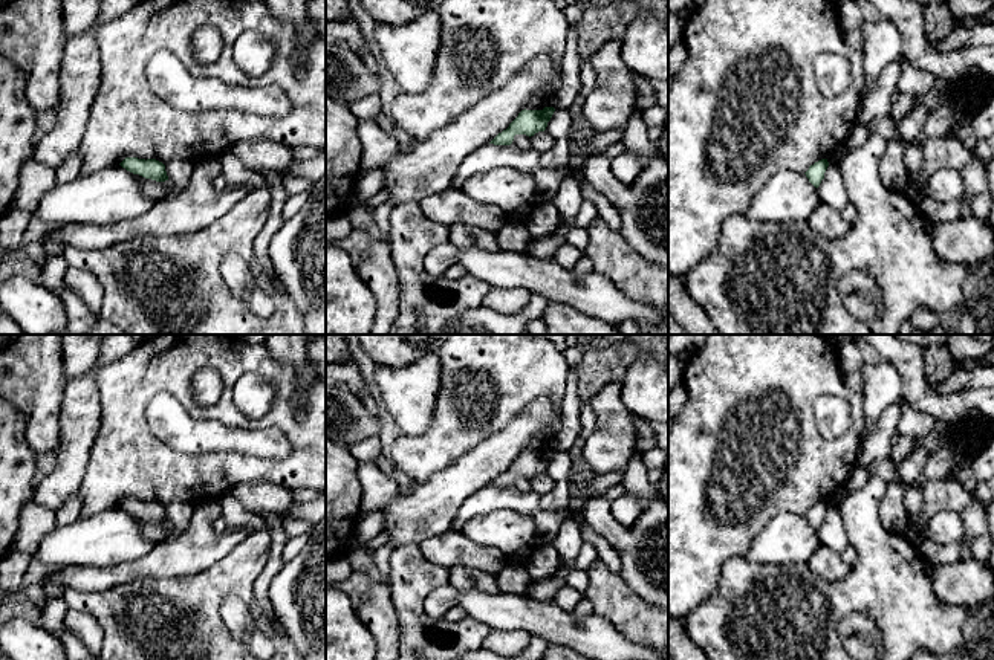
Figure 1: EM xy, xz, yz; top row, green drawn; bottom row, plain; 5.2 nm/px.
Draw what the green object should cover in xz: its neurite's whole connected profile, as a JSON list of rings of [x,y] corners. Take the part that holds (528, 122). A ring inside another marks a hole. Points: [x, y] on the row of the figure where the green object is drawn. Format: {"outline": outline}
{"outline": [[[544,107],[543,110],[521,110],[518,116],[509,124],[506,130],[499,133],[489,144],[511,145],[515,134],[534,136],[538,131],[544,131],[555,108]]]}

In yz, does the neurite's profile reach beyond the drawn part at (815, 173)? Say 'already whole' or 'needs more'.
already whole

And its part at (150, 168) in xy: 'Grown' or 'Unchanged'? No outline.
Unchanged

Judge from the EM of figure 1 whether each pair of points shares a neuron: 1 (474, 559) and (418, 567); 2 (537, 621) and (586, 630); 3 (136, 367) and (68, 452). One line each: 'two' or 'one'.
1: two
2: one
3: two

